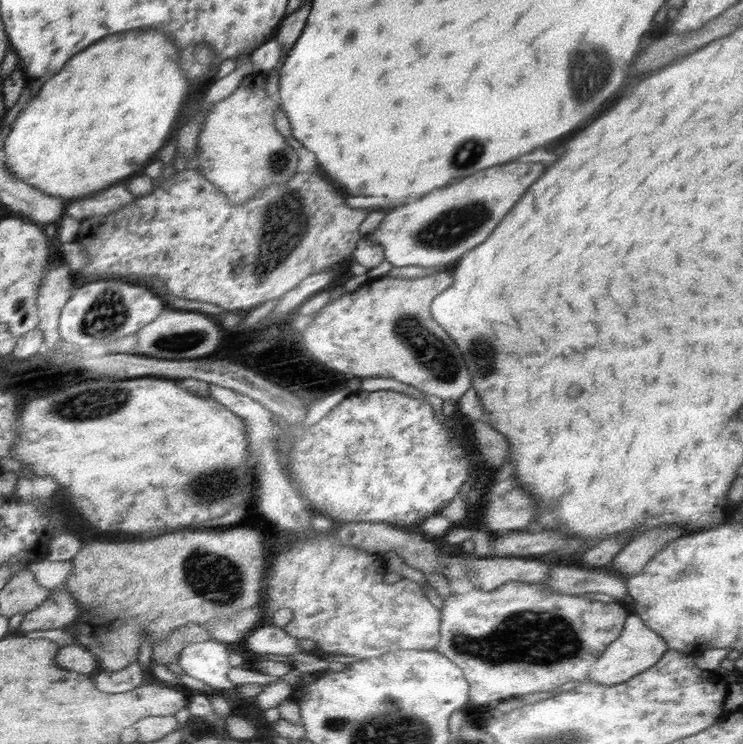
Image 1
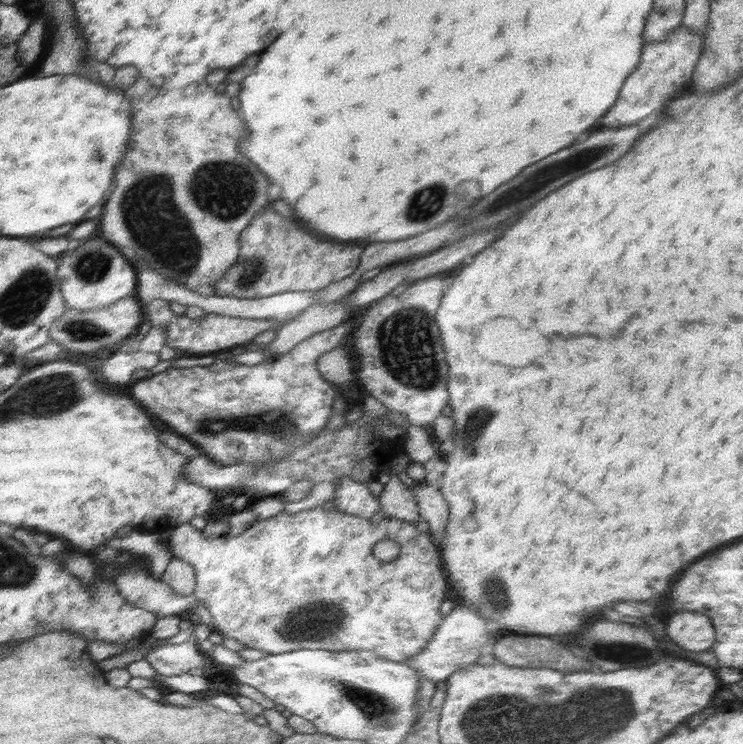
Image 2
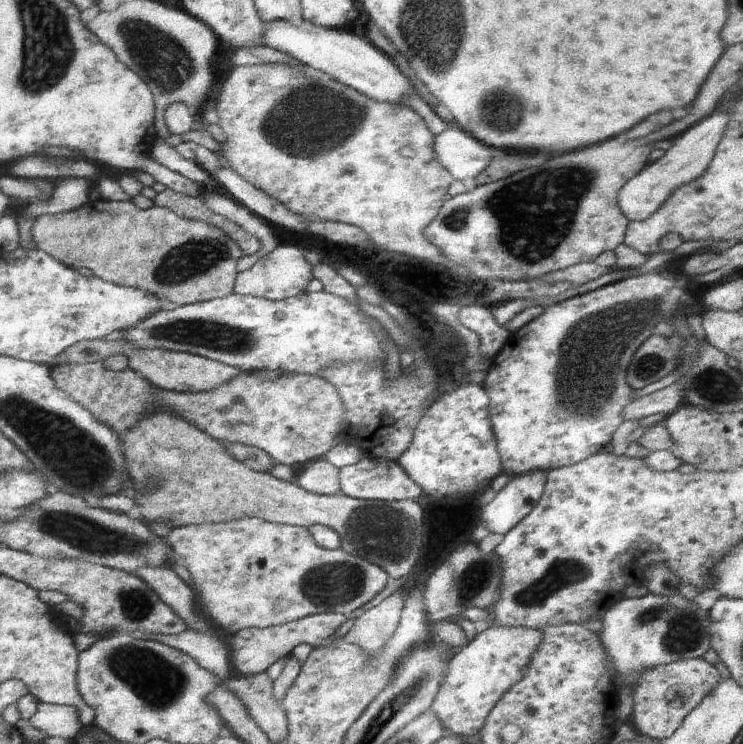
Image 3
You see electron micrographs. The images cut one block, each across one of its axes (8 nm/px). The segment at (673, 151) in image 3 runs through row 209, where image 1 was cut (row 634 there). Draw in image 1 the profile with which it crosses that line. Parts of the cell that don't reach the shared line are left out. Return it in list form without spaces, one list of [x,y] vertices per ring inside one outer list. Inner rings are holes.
[[[629,614],[626,617],[624,629],[622,629],[620,636],[606,647],[606,650],[600,655],[598,660],[590,664],[588,674],[577,684],[592,683],[592,681],[600,683],[600,685],[622,683],[622,681],[626,681],[640,672],[644,672],[647,668],[654,666],[668,650],[668,643],[658,633],[646,627],[644,621],[636,614]]]

